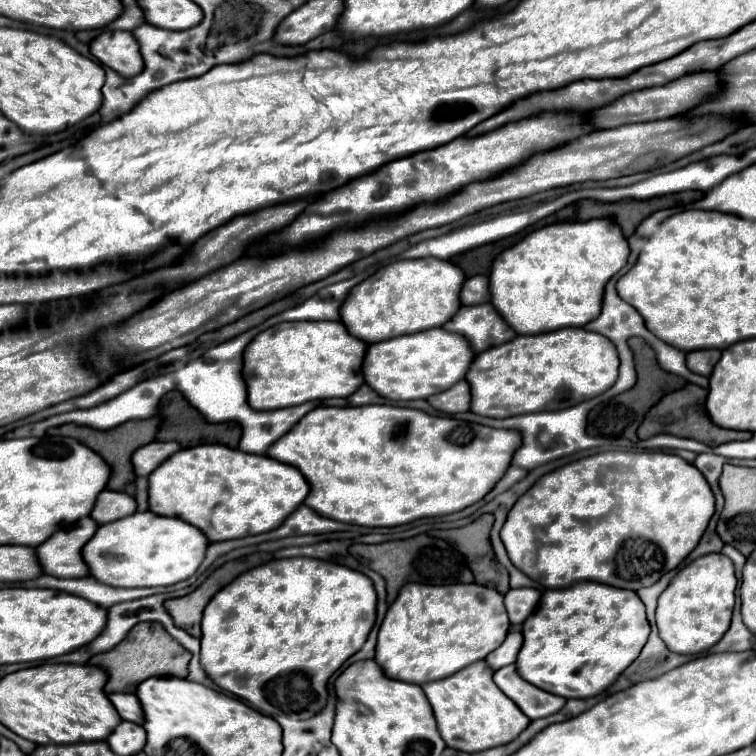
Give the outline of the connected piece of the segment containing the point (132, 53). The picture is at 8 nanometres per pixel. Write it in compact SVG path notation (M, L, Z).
M100 32L90 42L90 52L102 66L116 70L124 78L132 78L144 68L144 62L140 62L140 48L132 32Z

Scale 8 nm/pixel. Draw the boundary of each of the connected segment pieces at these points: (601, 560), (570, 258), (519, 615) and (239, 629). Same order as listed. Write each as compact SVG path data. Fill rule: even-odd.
M600 452L544 474L508 512L500 530L510 562L544 588L594 580L640 590L674 570L700 542L714 514L714 496L700 470L668 452Z
M608 218L588 222L564 222L540 228L516 246L498 254L490 270L490 304L516 334L542 334L568 326L584 326L600 314L606 282L626 266L630 248L616 222Z
M516 588L506 592L506 610L512 624L522 624L528 614L532 614L540 602L540 590L536 588Z
M282 558L282 560L272 560L268 564L256 566L244 574L240 574L236 580L232 580L228 586L224 586L204 608L204 616L202 616L202 652L200 652L200 662L204 666L204 670L210 674L210 678L224 690L248 700L254 708L258 708L260 712L266 712L268 716L276 716L280 712L288 714L294 720L306 720L316 716L328 700L328 692L326 692L326 684L328 678L352 656L356 654L372 626L376 620L376 592L372 586L372 580L368 580L362 572L350 570L346 566L340 564L332 564L332 562L324 562L324 560L316 560L316 558ZM306 682L312 686L314 694L306 694Z

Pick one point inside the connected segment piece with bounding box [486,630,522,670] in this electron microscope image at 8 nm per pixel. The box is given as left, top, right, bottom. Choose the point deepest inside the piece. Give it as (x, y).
(506, 653)

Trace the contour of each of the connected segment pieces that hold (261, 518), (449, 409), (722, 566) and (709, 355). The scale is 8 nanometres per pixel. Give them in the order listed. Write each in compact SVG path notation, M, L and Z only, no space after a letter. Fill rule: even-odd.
M222 444L182 448L148 476L148 510L196 526L210 542L274 530L302 504L306 494L308 482L294 466Z
M460 380L452 388L428 398L428 404L444 414L468 412L470 410L470 386L466 380Z
M706 554L676 574L670 586L658 598L656 624L660 638L672 652L702 654L712 648L730 628L734 608L736 576L734 566L724 554Z
M694 350L686 354L686 366L700 376L710 376L718 360L720 350Z

